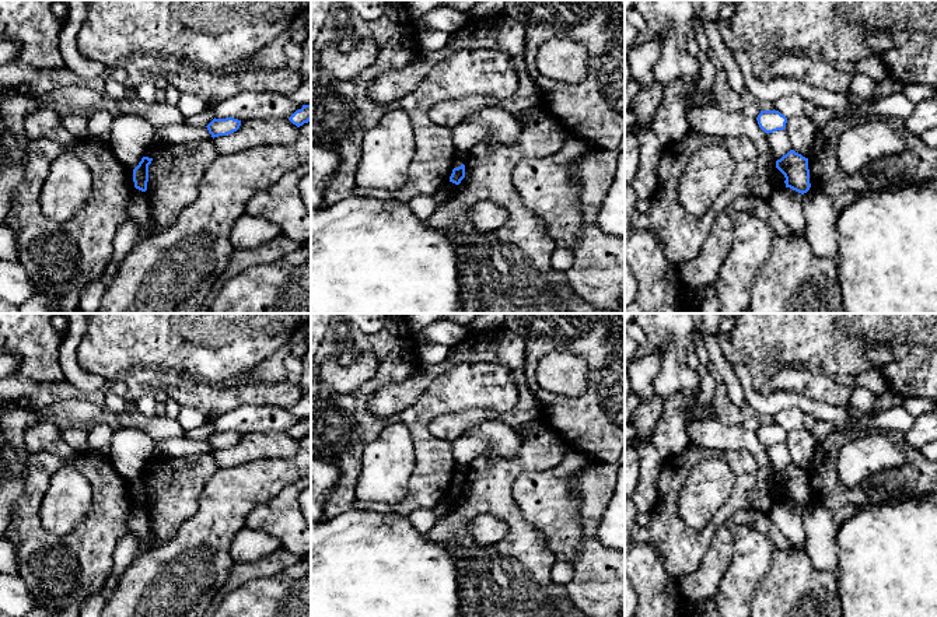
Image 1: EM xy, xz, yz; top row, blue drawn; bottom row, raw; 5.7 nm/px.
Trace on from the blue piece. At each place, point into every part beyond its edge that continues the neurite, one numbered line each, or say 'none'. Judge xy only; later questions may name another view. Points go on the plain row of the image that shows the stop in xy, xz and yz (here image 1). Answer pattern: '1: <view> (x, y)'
none

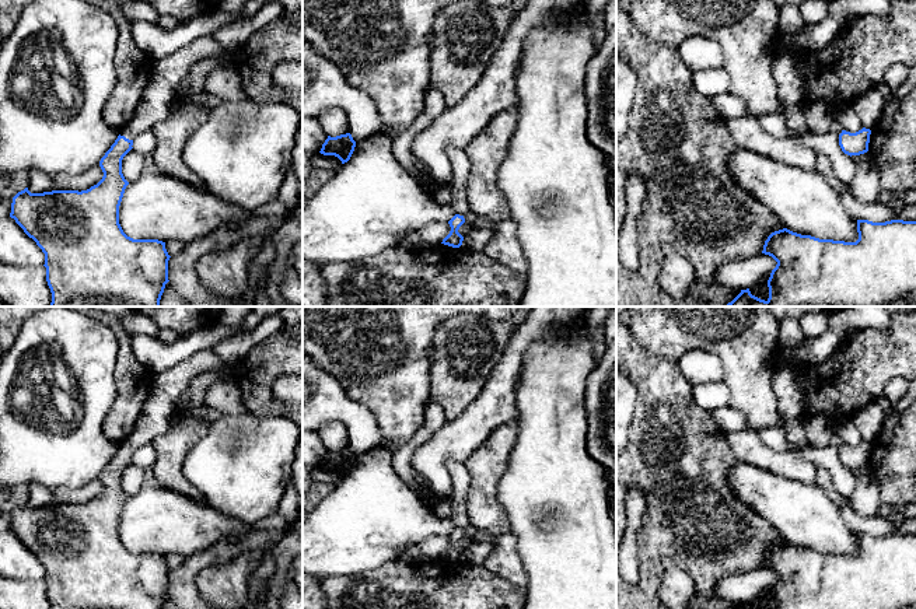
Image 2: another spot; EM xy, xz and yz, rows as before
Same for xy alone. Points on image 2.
1: xy (167, 385)

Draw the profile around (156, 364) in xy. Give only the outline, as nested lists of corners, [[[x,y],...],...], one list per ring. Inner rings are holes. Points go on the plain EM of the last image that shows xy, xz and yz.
[[[216,323],[195,330],[169,344],[162,343],[157,336],[148,337],[146,335],[132,336],[130,344],[137,360],[150,374],[155,374],[182,363],[200,350],[210,349],[218,342],[244,332],[247,332],[247,329],[242,326],[227,328],[221,323]]]

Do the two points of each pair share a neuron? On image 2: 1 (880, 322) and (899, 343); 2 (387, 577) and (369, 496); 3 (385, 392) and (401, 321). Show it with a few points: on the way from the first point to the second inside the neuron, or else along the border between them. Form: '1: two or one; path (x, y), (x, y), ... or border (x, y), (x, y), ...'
1: two; border (891, 321), (885, 331), (860, 329), (855, 333)
2: two; border (395, 559), (364, 571), (352, 573)
3: one; path (387, 374), (387, 339)

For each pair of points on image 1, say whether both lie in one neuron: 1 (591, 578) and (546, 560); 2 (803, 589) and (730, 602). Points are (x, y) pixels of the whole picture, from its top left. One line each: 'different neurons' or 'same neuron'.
1: different neurons
2: different neurons

